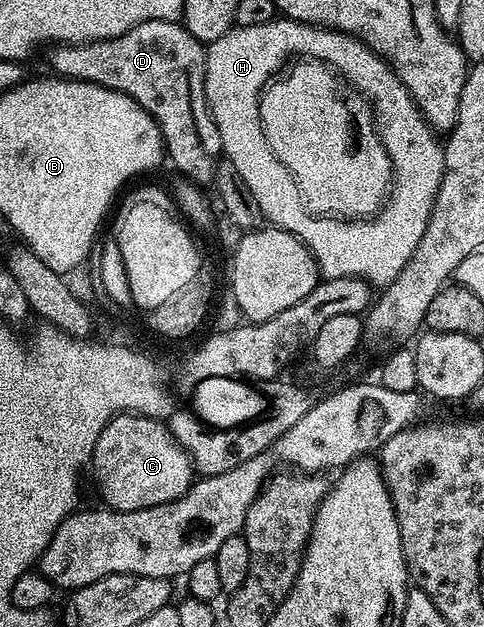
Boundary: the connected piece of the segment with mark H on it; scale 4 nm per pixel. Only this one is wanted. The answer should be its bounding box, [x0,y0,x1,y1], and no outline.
[206,17,444,289]

